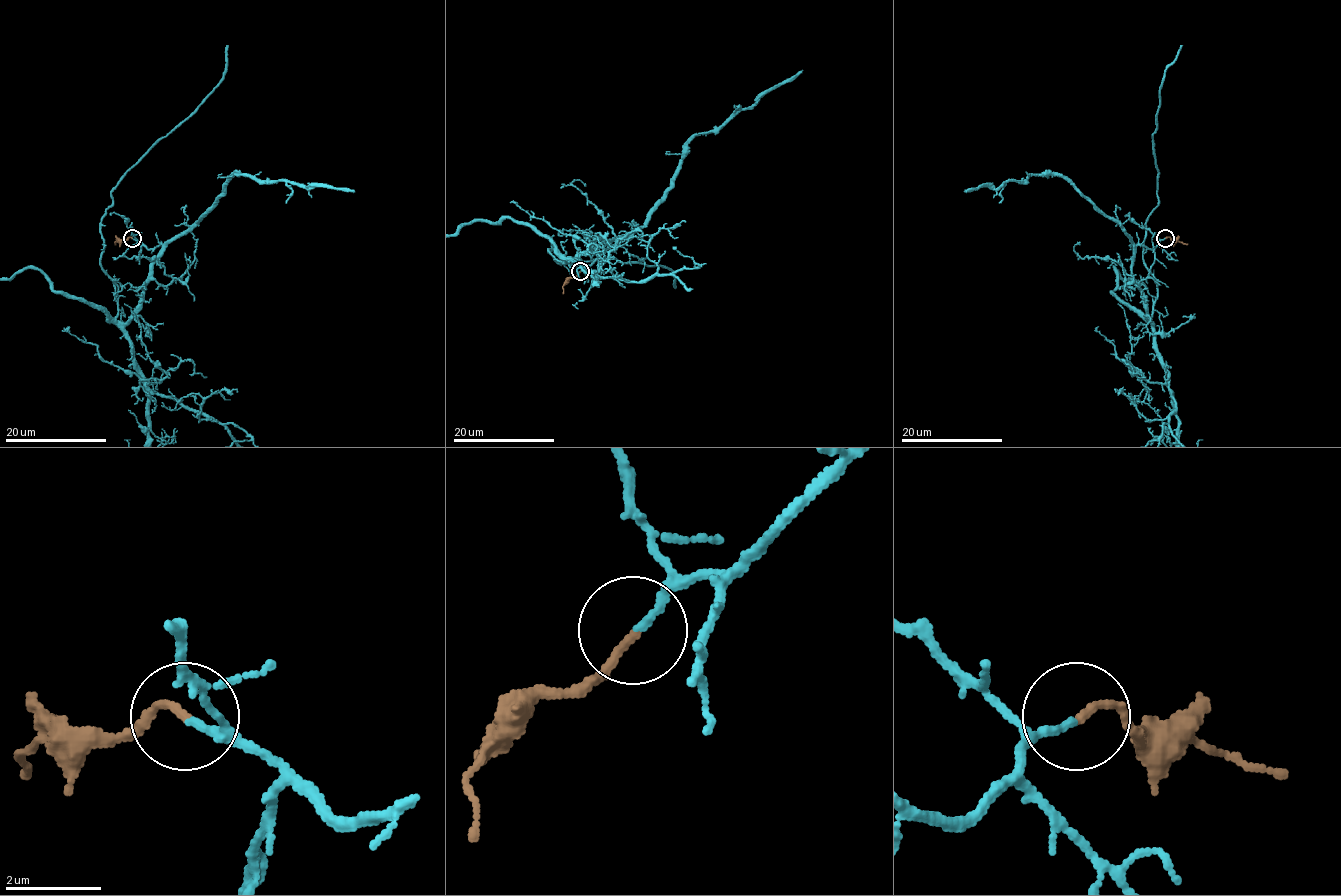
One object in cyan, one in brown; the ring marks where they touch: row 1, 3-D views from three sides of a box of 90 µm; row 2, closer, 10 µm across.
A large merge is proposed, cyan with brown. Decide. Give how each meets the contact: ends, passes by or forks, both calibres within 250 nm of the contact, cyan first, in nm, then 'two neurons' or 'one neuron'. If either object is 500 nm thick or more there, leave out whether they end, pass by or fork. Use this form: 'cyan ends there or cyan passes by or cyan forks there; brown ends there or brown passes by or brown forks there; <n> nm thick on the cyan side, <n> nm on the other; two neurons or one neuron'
cyan ends there; brown ends there; 150 nm thick on the cyan side, 150 nm on the other; one neuron

